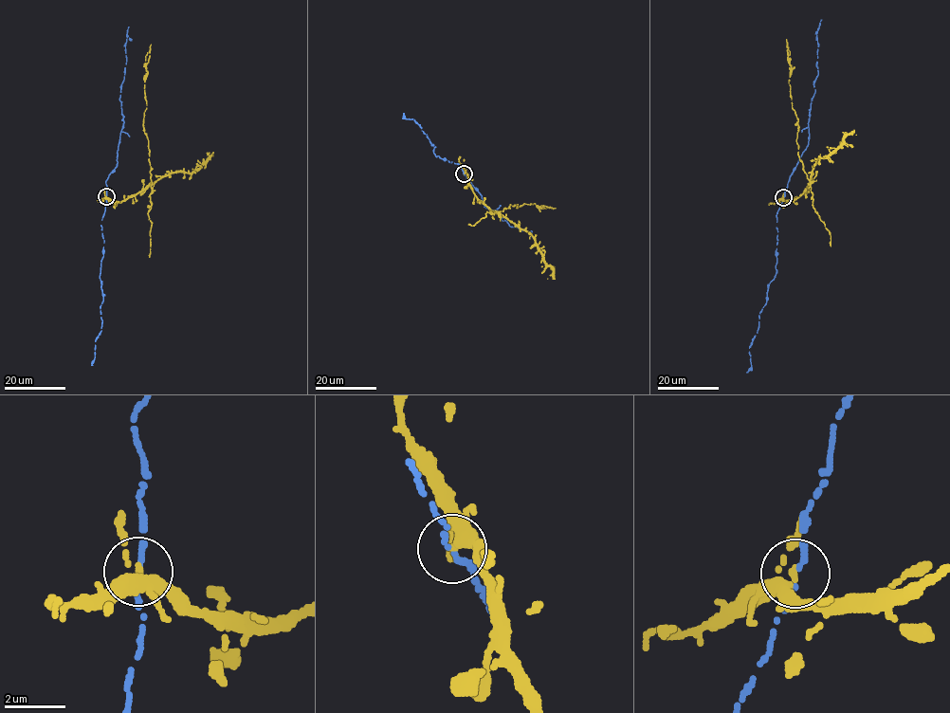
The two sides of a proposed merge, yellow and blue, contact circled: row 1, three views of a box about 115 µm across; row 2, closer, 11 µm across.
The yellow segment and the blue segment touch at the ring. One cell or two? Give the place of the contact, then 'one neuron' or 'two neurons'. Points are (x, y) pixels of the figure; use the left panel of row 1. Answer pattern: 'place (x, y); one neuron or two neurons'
place (106, 196); two neurons

